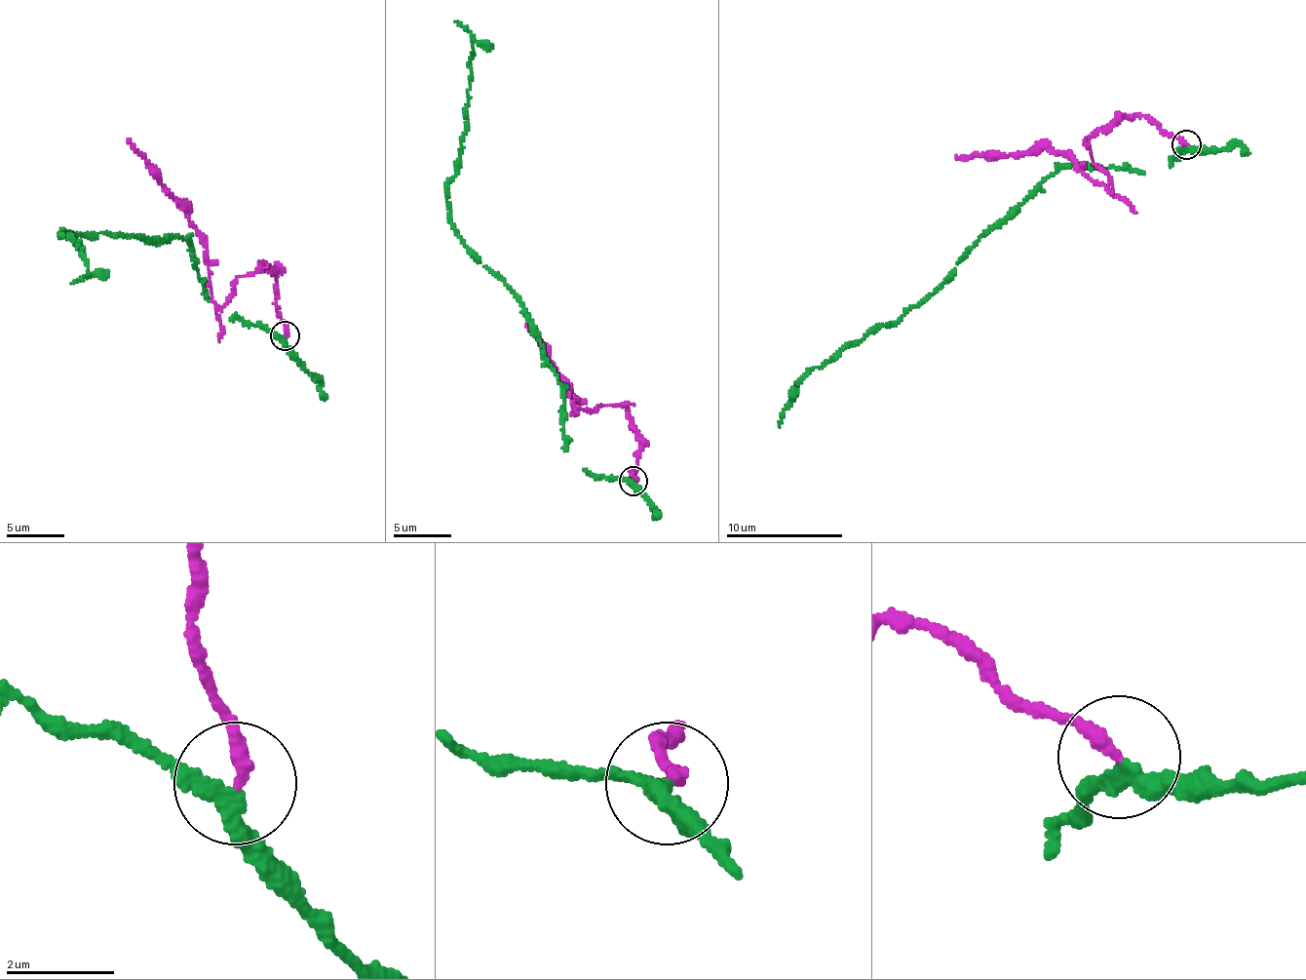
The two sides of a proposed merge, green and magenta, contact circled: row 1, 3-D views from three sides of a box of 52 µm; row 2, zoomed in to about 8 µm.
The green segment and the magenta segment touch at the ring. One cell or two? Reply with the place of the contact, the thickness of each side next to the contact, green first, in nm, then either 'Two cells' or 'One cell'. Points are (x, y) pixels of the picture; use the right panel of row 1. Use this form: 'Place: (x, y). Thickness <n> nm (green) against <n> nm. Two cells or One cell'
Place: (1186, 144). Thickness 260 nm (green) against 240 nm. Two cells

